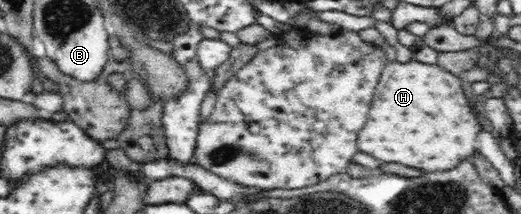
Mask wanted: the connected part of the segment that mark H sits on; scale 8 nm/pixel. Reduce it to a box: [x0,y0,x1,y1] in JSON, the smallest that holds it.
[356,59,481,171]

